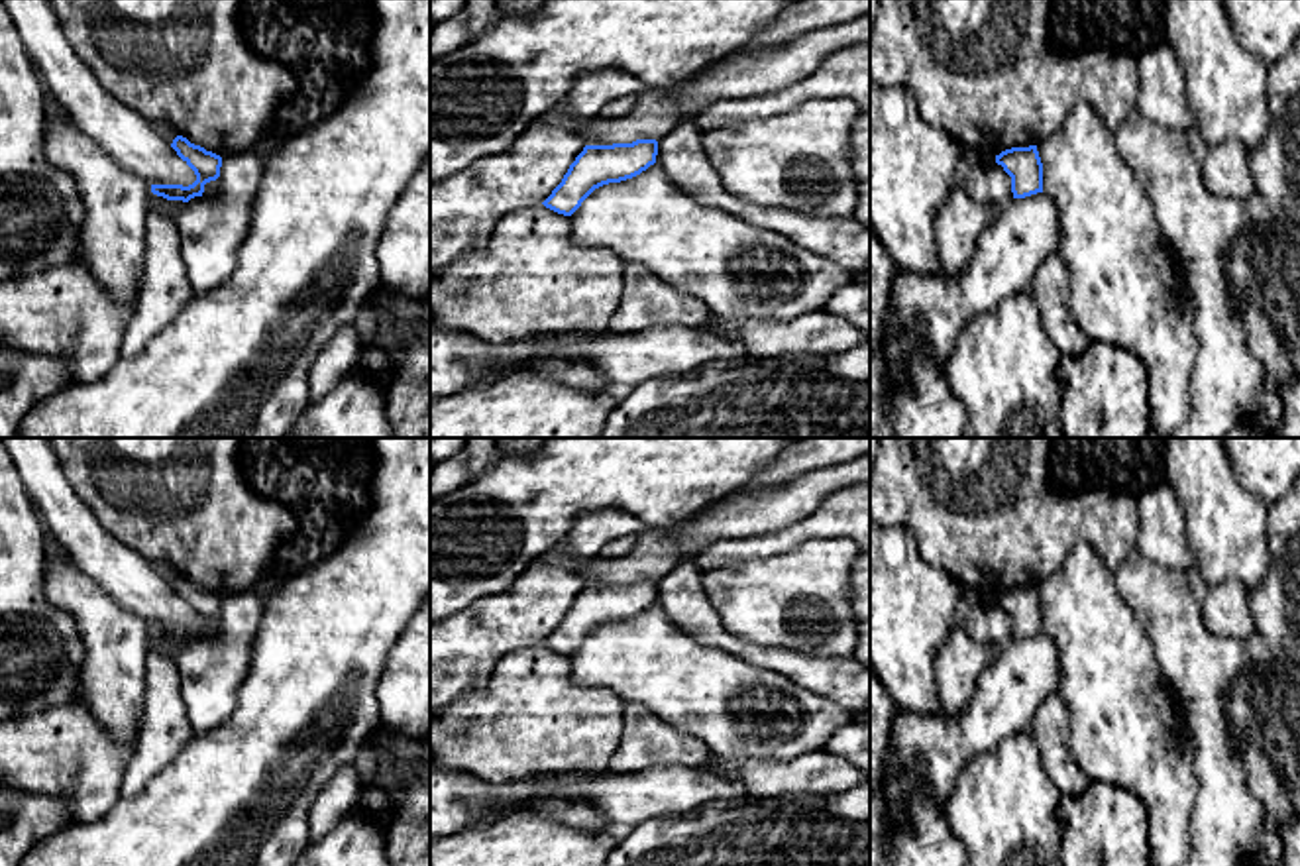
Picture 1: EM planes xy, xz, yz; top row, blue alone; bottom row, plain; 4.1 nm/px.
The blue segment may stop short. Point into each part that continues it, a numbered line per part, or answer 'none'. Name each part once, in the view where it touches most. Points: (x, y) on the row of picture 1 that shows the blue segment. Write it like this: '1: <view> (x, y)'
none

